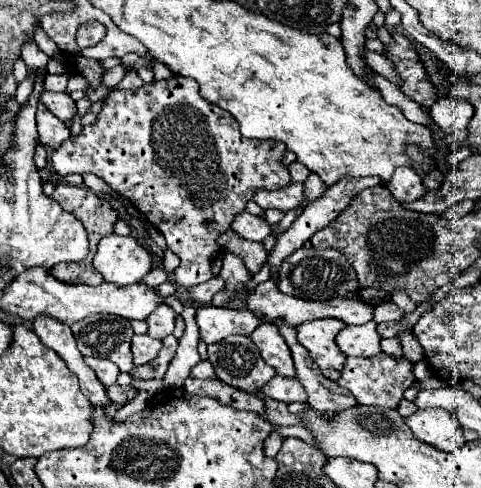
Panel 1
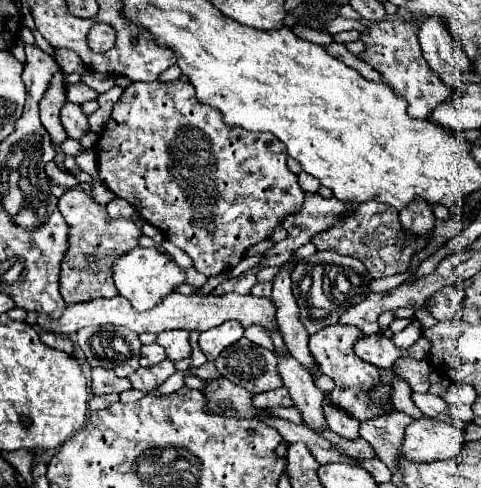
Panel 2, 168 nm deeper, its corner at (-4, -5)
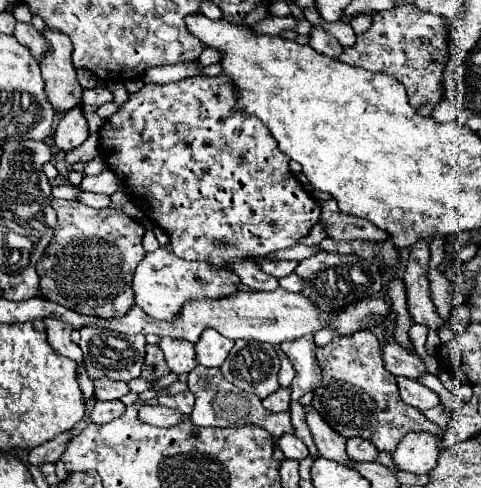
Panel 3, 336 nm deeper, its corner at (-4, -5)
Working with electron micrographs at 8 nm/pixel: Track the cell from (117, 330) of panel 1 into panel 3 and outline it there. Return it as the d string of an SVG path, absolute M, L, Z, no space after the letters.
M84 327L80 331L80 349L84 353L84 363L88 369L88 375L92 379L96 377L110 377L114 381L130 381L140 375L144 365L144 347L146 339L144 335L120 335L102 327Z

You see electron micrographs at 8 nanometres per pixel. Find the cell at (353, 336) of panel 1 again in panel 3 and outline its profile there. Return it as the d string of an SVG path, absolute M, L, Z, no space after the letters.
M390 341L382 347L382 361L386 365L386 371L390 371L392 375L404 375L410 379L418 379L422 373L426 373L420 357L402 349L396 341Z

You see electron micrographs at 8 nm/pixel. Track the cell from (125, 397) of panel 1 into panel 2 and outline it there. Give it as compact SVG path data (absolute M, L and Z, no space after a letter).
M106 395L106 397L92 397L90 399L90 409L92 411L100 411L100 409L106 409L106 407L110 407L110 403L114 403L114 401L118 401L118 395Z

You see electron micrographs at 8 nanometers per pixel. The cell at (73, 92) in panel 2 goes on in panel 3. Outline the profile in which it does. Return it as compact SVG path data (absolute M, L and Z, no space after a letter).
M94 87L94 89L84 89L82 93L82 105L92 105L98 107L102 103L112 101L112 93L106 87Z

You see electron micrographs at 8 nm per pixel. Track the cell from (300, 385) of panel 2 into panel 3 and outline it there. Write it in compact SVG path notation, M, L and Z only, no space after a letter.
M304 405L306 411L306 423L310 427L310 433L314 437L314 443L320 451L320 455L324 459L332 459L338 463L346 463L348 455L346 455L346 439L338 433L334 433L334 429L330 429L330 425L326 425L326 421L322 421L322 417L318 417L318 413L312 411L312 405Z

